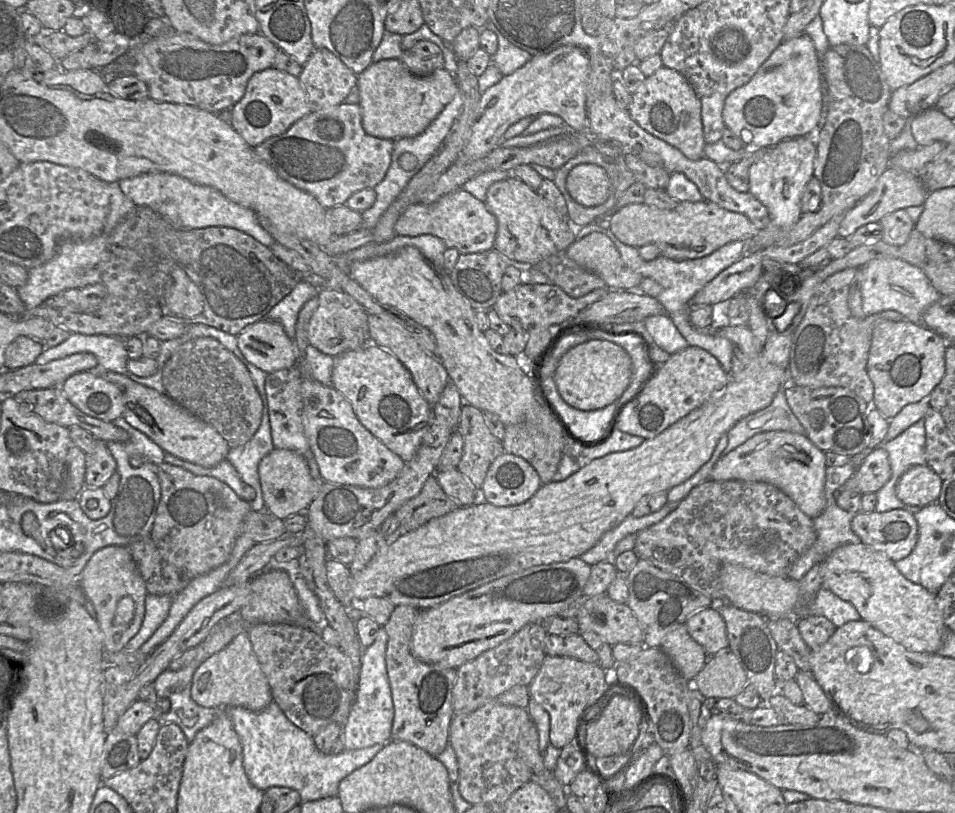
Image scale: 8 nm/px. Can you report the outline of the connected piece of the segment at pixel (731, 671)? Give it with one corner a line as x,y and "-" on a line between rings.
729,649
709,657
692,681
705,698
735,698
747,683
743,667

